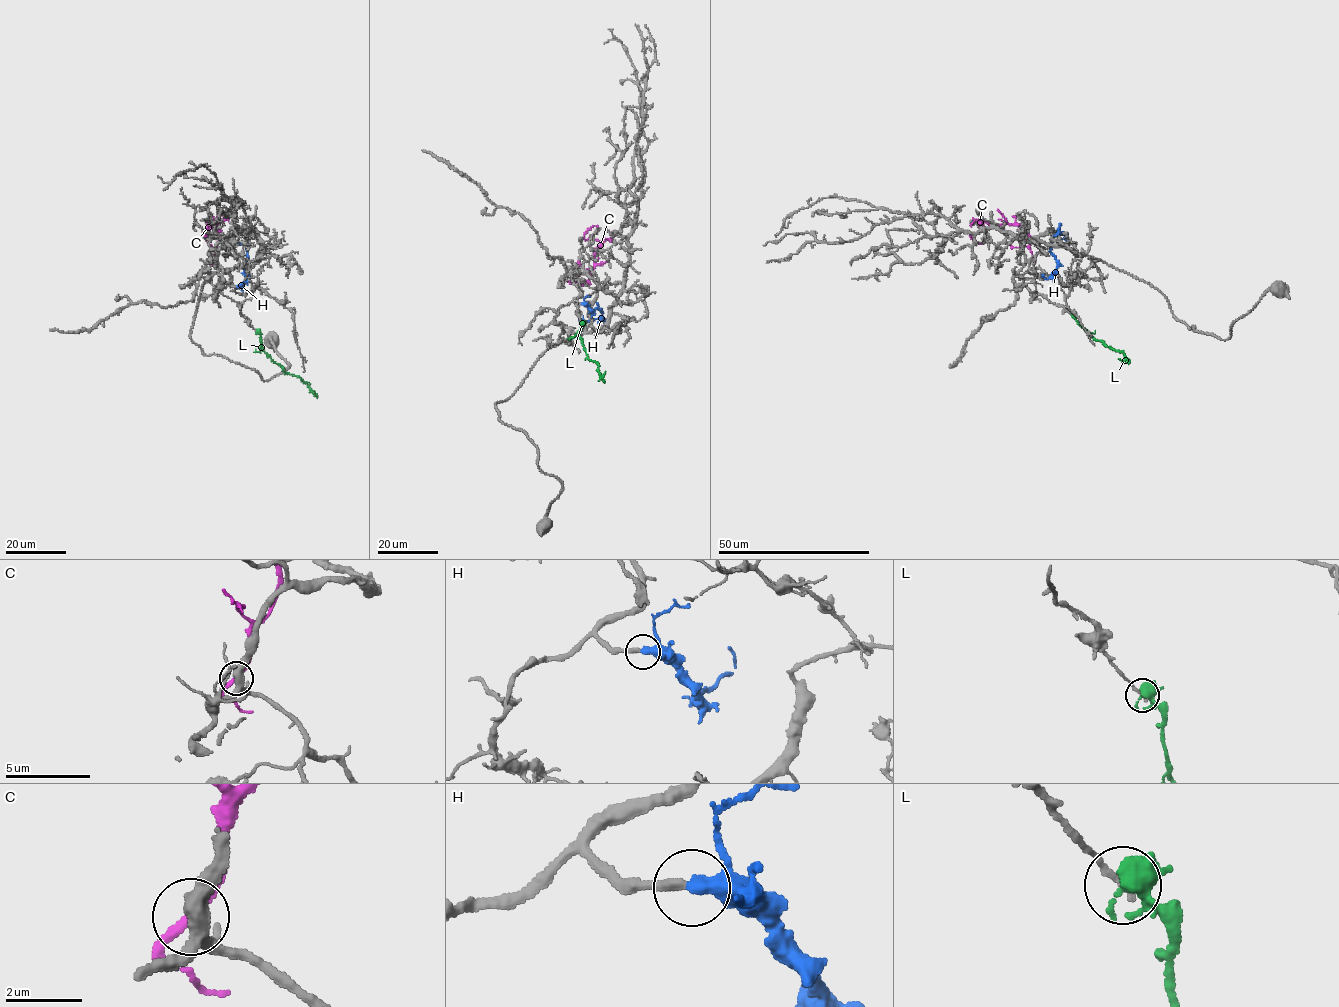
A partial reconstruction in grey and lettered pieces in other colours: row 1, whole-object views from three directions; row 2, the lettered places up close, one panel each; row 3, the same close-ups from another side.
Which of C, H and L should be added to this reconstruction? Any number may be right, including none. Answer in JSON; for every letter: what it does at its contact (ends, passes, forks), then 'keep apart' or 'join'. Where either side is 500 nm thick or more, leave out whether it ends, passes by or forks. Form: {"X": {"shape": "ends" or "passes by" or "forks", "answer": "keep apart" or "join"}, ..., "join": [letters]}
{"C": {"shape": "passes by", "answer": "keep apart"}, "H": {"shape": "passes by", "answer": "join"}, "L": {"shape": "forks", "answer": "keep apart"}, "join": ["H"]}

